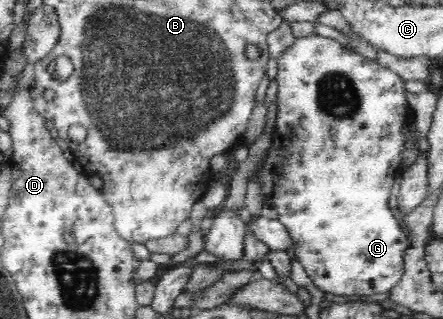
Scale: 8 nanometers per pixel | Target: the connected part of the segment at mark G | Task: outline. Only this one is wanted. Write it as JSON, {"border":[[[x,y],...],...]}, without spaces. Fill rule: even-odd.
{"border":[[[320,34],[309,37],[298,37],[277,60],[277,120],[272,136],[272,146],[266,152],[265,162],[261,168],[250,177],[261,185],[261,193],[265,202],[278,212],[281,221],[291,233],[295,242],[295,257],[304,266],[305,271],[314,285],[328,296],[371,296],[378,293],[390,292],[399,285],[405,273],[404,254],[410,248],[409,239],[402,231],[398,219],[392,213],[392,202],[396,184],[395,176],[400,169],[400,151],[404,145],[404,127],[411,120],[408,100],[404,96],[405,81],[396,73],[380,65],[371,57],[346,49],[332,37]]]}

